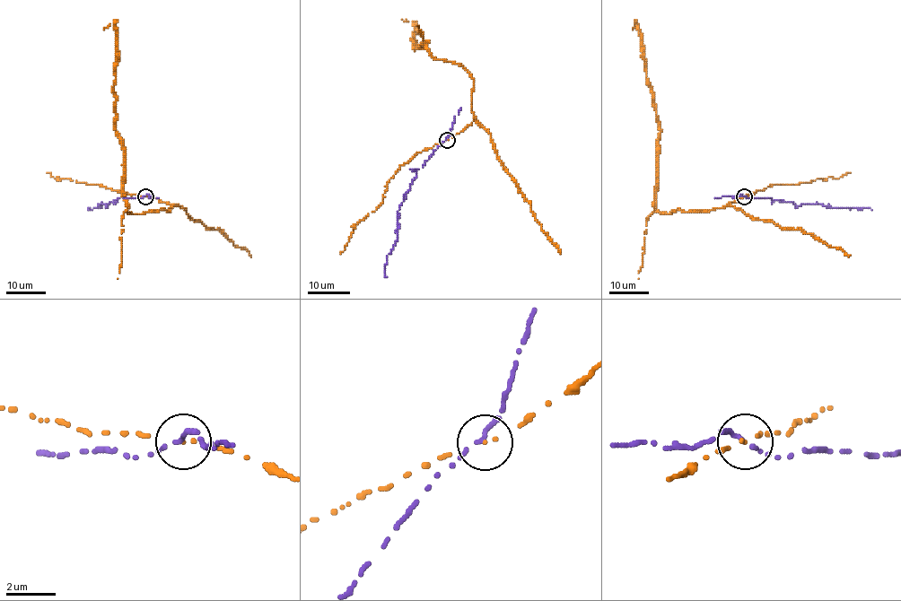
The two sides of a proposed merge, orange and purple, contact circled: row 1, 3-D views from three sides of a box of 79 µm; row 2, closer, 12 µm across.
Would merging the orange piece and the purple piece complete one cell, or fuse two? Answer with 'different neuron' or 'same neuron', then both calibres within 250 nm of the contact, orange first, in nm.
different neuron; 100 nm thick on the orange side, 200 nm on the other

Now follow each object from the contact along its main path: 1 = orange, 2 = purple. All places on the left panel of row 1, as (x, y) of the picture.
1: (145, 196), (171, 205), (170, 211), (127, 213), (125, 150), (115, 128), (116, 30), (113, 24), (103, 29)
2: (145, 196), (118, 199), (107, 205), (100, 204), (99, 207), (87, 208), (90, 210)

